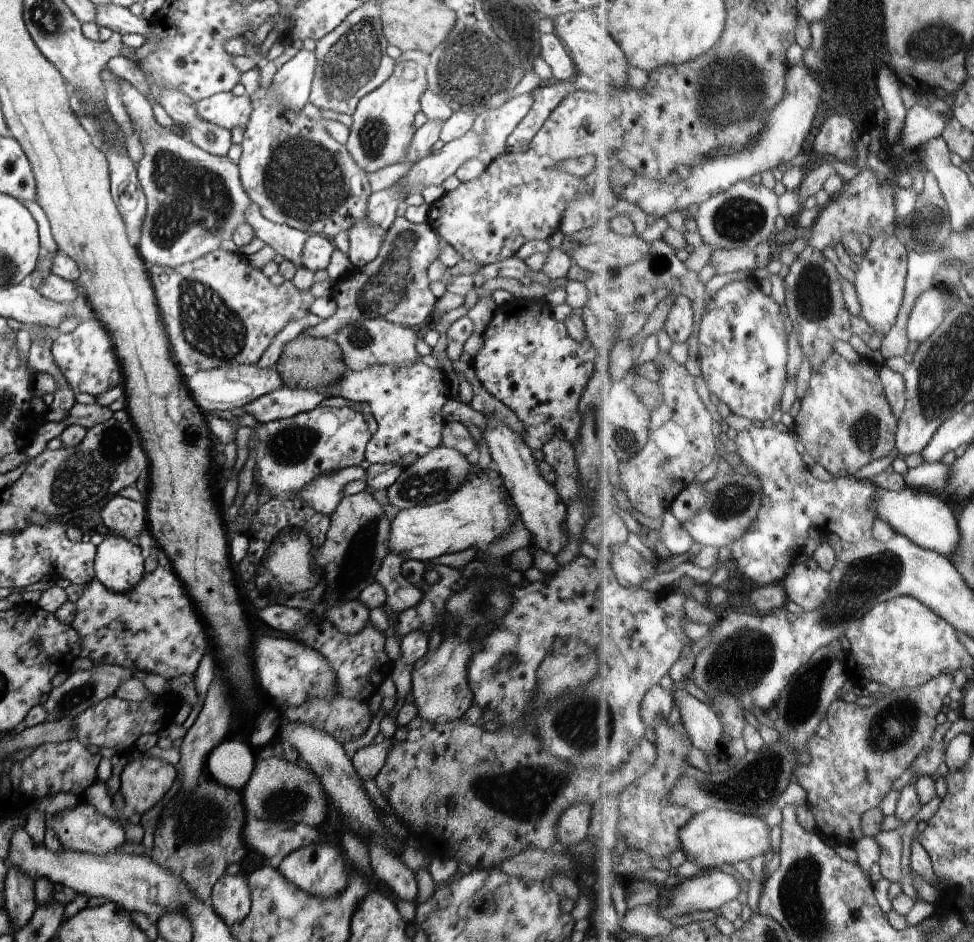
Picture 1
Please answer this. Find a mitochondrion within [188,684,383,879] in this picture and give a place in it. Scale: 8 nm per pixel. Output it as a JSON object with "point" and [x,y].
{"point":[283,804]}

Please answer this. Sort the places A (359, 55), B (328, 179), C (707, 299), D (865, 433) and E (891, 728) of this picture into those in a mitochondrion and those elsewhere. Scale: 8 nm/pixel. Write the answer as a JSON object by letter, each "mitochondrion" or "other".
{"A":"mitochondrion","B":"mitochondrion","C":"other","D":"mitochondrion","E":"mitochondrion"}

